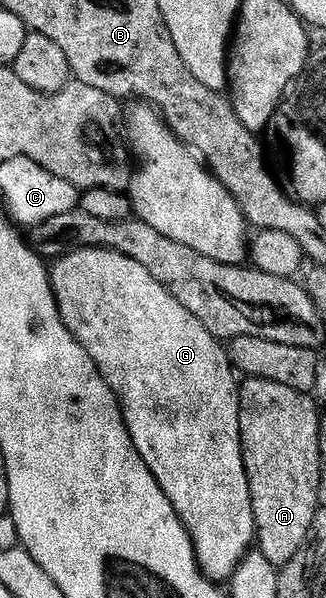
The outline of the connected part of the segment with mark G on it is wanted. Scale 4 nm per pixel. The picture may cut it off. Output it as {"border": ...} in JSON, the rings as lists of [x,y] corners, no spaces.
{"border":[[[85,248],[57,257],[50,268],[50,285],[54,291],[56,306],[60,310],[60,318],[64,326],[68,326],[70,333],[80,342],[80,346],[88,353],[90,361],[96,366],[96,370],[102,375],[106,385],[110,387],[122,410],[122,420],[130,432],[140,458],[144,458],[160,490],[164,490],[168,502],[172,502],[180,522],[186,527],[200,570],[212,581],[229,581],[234,571],[238,569],[238,563],[246,557],[247,552],[251,551],[256,540],[256,529],[252,514],[252,496],[248,490],[248,474],[242,453],[236,380],[234,384],[236,373],[234,367],[230,365],[230,353],[224,347],[223,341],[214,337],[204,326],[204,322],[196,318],[196,314],[188,314],[188,310],[184,310],[184,306],[180,306],[180,302],[176,302],[176,298],[172,298],[172,294],[168,294],[168,290],[164,290],[164,286],[160,286],[160,282],[156,282],[156,278],[152,278],[152,274],[144,270],[144,266],[140,266],[140,262],[132,262],[132,258],[124,258],[124,254],[116,254],[103,248]]]}

